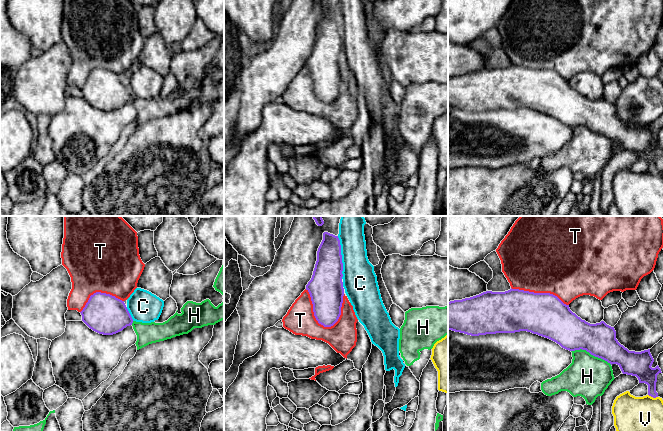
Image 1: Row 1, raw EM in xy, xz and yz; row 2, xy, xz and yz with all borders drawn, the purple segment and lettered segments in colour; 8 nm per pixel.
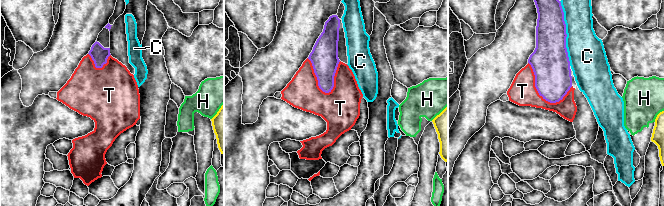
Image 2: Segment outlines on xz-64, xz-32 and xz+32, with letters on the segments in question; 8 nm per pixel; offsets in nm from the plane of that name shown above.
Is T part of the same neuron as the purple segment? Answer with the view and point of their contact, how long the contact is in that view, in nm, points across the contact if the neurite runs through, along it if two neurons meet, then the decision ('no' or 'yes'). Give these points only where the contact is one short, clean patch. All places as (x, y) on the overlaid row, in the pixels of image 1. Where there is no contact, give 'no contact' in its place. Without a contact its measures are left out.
meets purple in xz at (314, 313); contact 380 nm long; no

